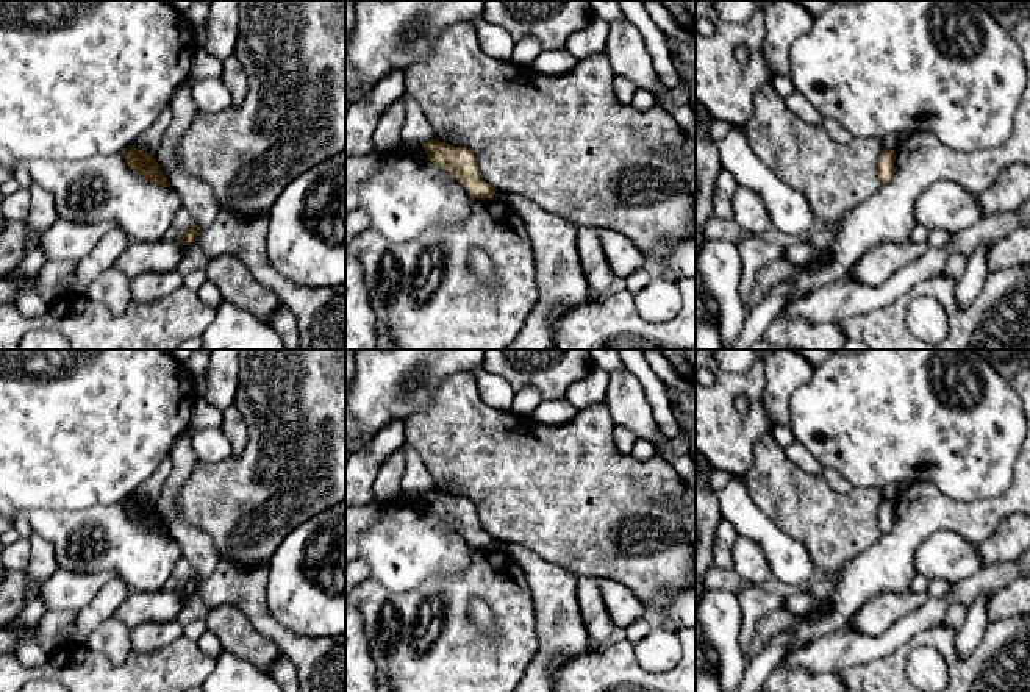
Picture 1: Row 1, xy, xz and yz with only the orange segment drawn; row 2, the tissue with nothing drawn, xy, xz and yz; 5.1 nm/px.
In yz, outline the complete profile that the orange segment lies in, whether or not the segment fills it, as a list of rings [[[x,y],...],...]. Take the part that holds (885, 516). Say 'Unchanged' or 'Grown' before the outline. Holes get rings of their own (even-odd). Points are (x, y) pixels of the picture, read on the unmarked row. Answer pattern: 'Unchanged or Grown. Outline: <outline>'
Unchanged. Outline: [[[883,497],[877,514],[878,528],[882,534],[888,534],[891,531],[894,525],[894,511],[896,501]]]

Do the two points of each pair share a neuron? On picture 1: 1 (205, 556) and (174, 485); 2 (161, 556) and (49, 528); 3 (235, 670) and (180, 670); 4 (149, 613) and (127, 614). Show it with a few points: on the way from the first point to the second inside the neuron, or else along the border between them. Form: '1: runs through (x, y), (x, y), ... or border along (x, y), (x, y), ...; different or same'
1: runs through (189, 539), (169, 516), (169, 502); same
2: runs through (133, 552), (100, 519), (83, 517), (77, 522); same
3: border along (216, 658), (216, 664), (208, 675); different
4: runs through (144, 613), (132, 613); same

